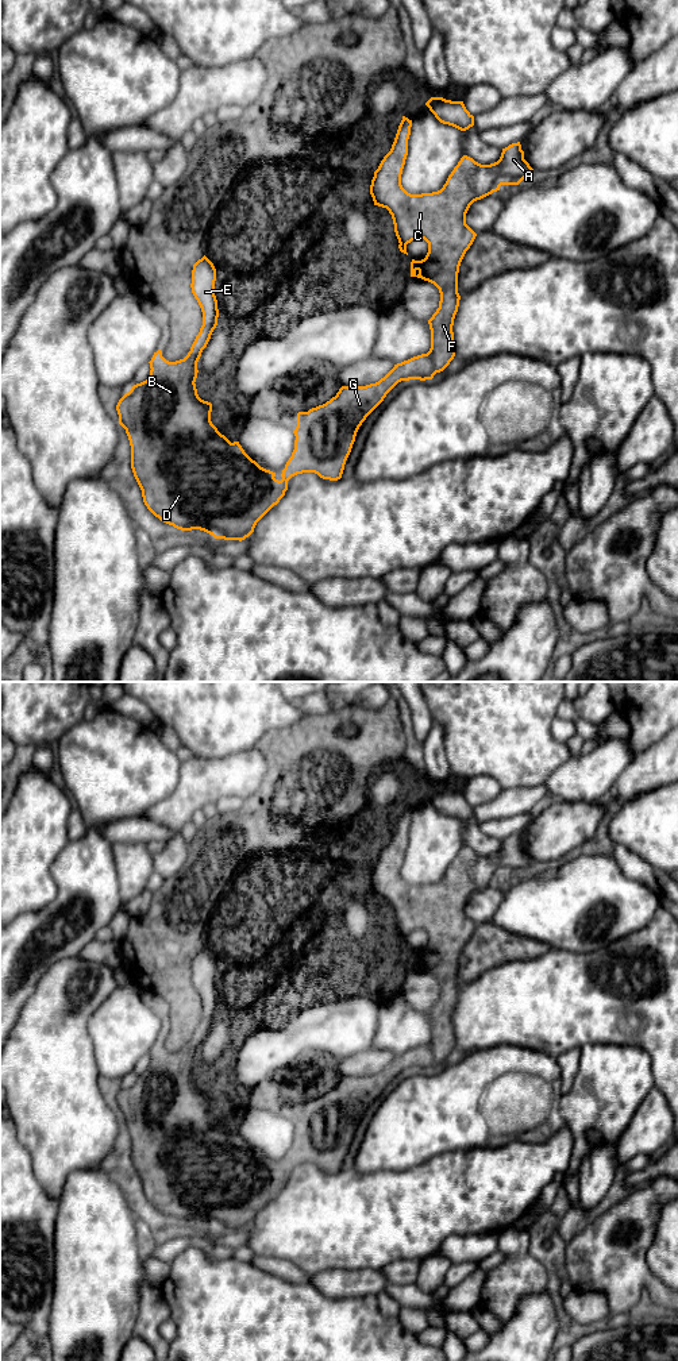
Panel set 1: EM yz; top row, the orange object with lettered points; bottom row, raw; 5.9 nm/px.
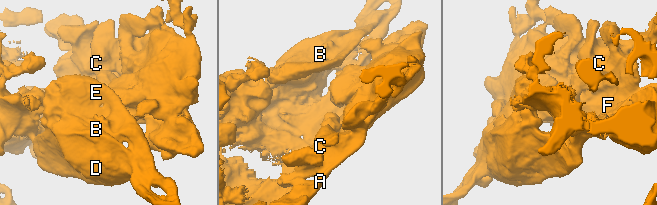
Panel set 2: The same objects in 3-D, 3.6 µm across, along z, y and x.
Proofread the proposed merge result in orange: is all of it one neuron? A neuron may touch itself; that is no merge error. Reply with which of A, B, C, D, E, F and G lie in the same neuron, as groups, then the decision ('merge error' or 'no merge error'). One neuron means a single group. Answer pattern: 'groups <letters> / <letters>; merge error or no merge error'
groups A B C D E F G; no merge error

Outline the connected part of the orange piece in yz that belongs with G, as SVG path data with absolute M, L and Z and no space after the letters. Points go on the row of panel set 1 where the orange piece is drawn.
M402 116L390 151L384 157L370 185L370 194L374 205L386 208L392 215L394 232L398 239L398 248L407 254L407 244L421 238L428 243L428 252L424 259L411 262L411 277L417 277L434 284L440 293L439 308L428 320L431 329L431 348L427 354L413 356L394 365L394 367L378 382L366 386L342 386L335 397L323 405L297 413L297 427L293 431L294 450L282 470L282 479L276 479L276 473L261 467L242 448L239 442L231 443L211 421L212 404L199 397L196 389L197 362L207 347L213 329L217 325L219 309L215 296L216 269L204 255L193 265L192 293L203 312L203 325L196 336L190 351L184 359L169 362L162 351L154 352L150 363L150 375L146 381L136 383L118 402L116 410L119 424L126 429L131 446L131 469L142 490L143 502L147 509L161 521L181 531L200 529L215 539L244 540L249 537L257 523L285 496L288 481L303 473L315 473L323 479L338 481L342 478L346 460L351 452L357 432L366 417L384 401L386 394L401 381L432 379L436 373L443 371L454 359L457 348L454 342L454 319L458 312L461 296L458 293L458 273L466 251L473 244L477 234L466 224L466 213L470 205L493 192L501 185L519 185L533 169L524 159L520 142L502 149L497 162L481 165L473 158L463 155L448 176L443 188L432 193L411 194L401 185L401 174L408 155L408 139L412 120Z

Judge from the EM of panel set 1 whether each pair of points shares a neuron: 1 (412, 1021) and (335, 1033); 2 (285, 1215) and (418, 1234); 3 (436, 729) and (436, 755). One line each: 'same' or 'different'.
1: different
2: same
3: same

